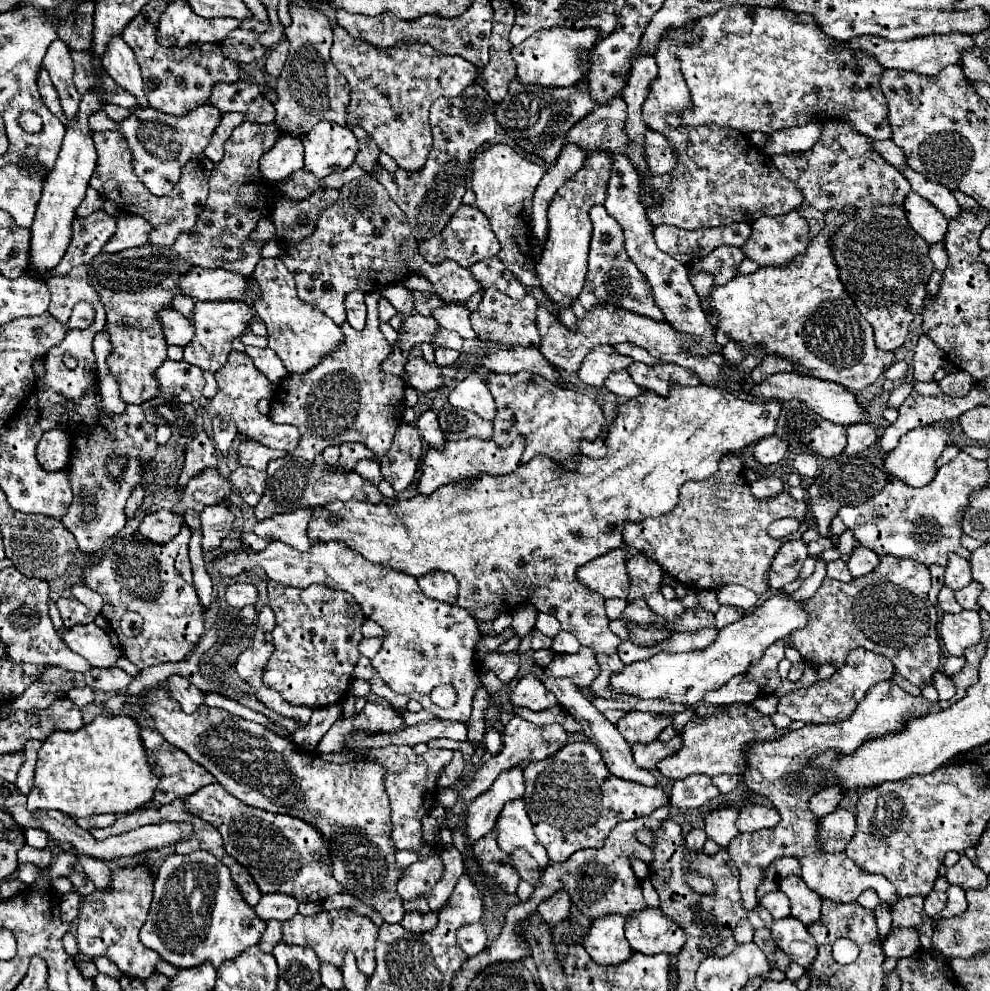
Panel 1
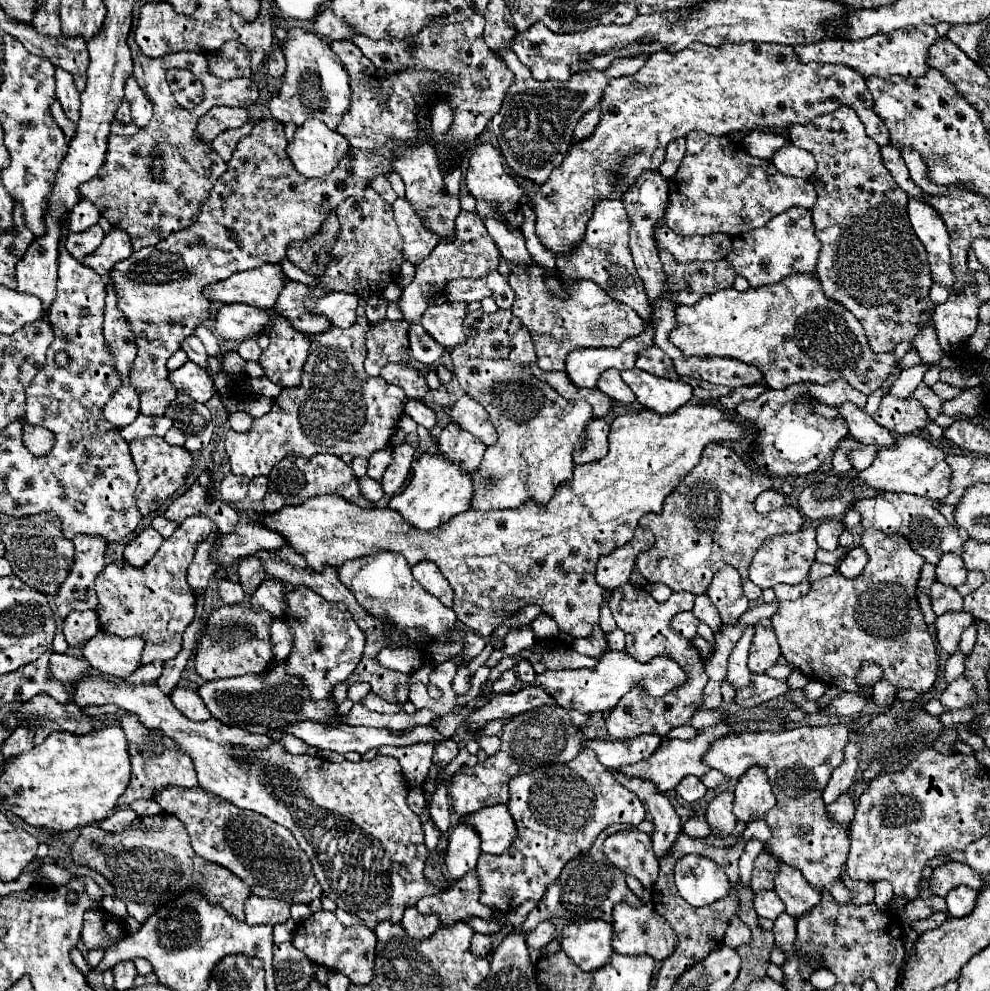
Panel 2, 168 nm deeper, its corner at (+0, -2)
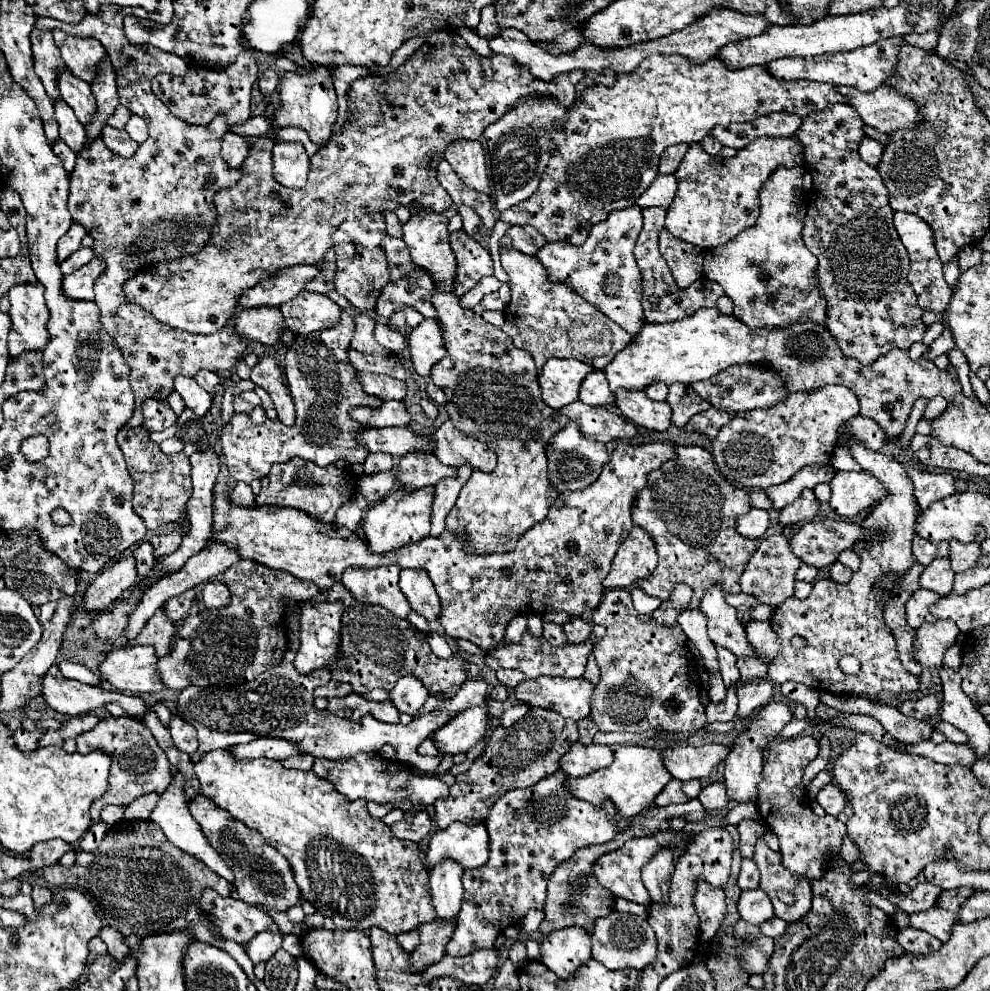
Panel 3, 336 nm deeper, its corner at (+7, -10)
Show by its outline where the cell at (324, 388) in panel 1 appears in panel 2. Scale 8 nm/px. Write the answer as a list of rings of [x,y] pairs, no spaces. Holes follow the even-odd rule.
[[[360,300],[354,326],[346,330],[332,326],[324,334],[308,336],[312,348],[302,370],[302,384],[298,388],[284,388],[274,400],[272,410],[256,418],[248,432],[228,432],[226,452],[234,474],[248,478],[268,476],[272,466],[288,454],[310,458],[322,452],[370,458],[376,450],[390,446],[390,434],[398,426],[406,394],[402,388],[382,378],[370,378],[364,372],[364,336],[370,328],[364,306],[366,302]]]

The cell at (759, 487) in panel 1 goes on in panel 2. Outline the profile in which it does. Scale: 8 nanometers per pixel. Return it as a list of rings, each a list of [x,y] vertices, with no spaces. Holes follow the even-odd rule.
[[[768,490],[768,492],[762,492],[756,498],[754,504],[756,504],[756,512],[766,514],[766,512],[772,512],[772,510],[782,508],[784,506],[784,496],[778,490]]]

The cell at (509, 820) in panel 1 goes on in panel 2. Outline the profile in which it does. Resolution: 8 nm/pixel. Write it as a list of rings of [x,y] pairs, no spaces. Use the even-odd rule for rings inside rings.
[[[504,804],[486,806],[470,816],[464,816],[464,822],[476,830],[480,836],[480,848],[486,854],[506,852],[516,836],[516,824]]]

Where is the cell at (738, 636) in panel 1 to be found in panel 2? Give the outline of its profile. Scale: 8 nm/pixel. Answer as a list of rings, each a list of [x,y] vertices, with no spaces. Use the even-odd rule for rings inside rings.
[[[608,650],[600,662],[596,664],[594,670],[560,670],[560,672],[542,672],[536,674],[534,684],[544,688],[558,706],[566,708],[566,710],[576,710],[582,714],[592,714],[592,712],[608,712],[616,706],[616,702],[630,690],[636,686],[642,686],[644,692],[648,696],[664,696],[670,690],[674,690],[676,686],[686,682],[686,672],[670,658],[664,656],[656,656],[652,658],[652,662],[642,664],[638,660],[634,660],[632,656],[628,656],[626,652],[616,652],[616,650]]]

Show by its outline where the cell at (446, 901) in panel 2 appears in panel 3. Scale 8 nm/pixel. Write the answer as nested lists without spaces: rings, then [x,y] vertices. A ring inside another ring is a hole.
[[[435,918],[433,922],[419,924],[421,944],[411,954],[415,970],[421,970],[423,966],[435,964],[445,956],[445,944],[451,940],[451,934],[453,934],[455,926],[457,926],[457,922],[439,920],[439,918]]]

